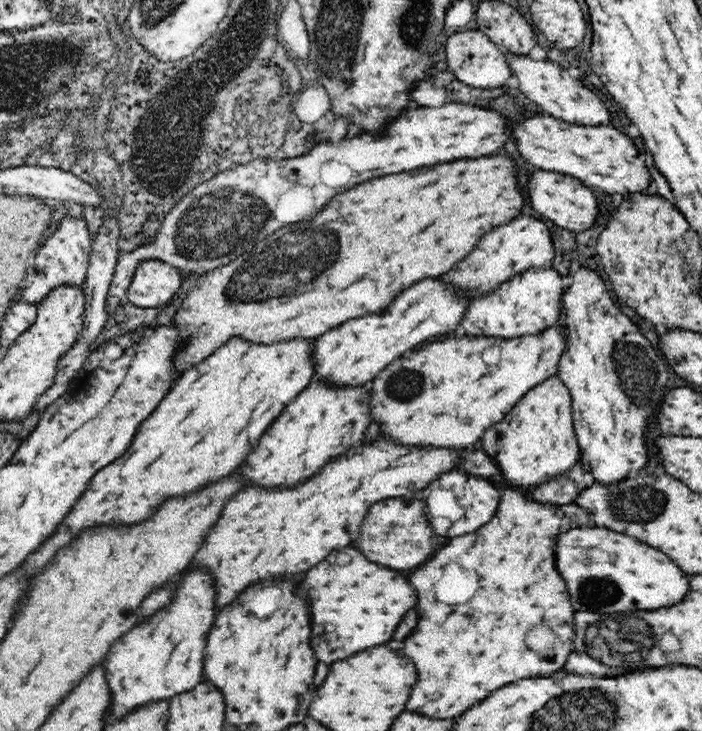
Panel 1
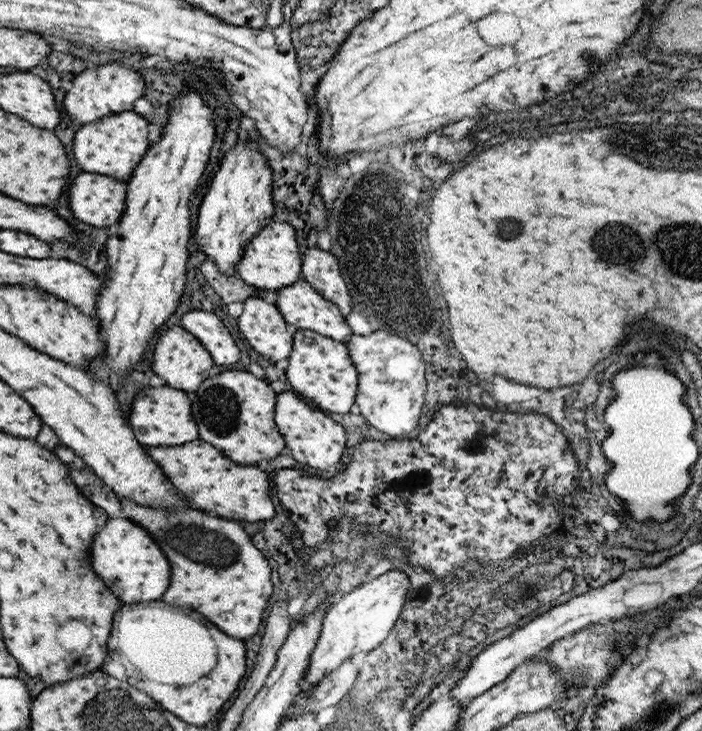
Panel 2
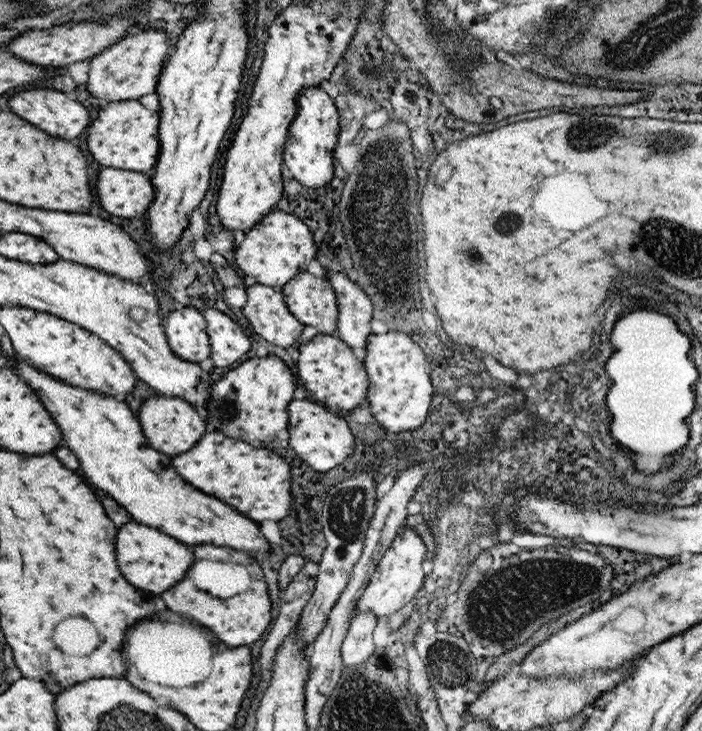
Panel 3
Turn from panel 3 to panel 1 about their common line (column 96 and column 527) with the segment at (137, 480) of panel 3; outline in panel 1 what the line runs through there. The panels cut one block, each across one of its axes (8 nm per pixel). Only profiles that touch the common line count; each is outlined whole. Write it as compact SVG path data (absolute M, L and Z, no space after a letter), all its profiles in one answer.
M556 374L528 390L500 424L486 430L482 448L498 464L502 478L522 490L538 488L540 484L568 472L582 456L574 428L570 388L566 388L562 378Z

